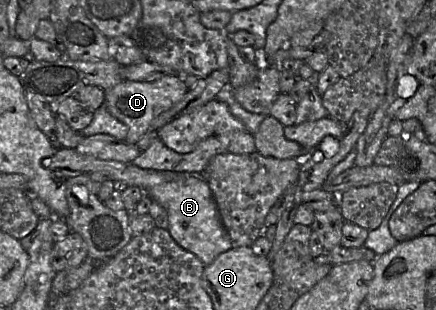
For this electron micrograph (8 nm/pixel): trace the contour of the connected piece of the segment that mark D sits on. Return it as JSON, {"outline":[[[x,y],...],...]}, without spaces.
{"outline":[[[165,76],[153,82],[123,80],[113,88],[104,91],[104,105],[107,110],[129,129],[124,141],[135,144],[148,131],[152,121],[180,102],[189,90],[183,76]]]}

